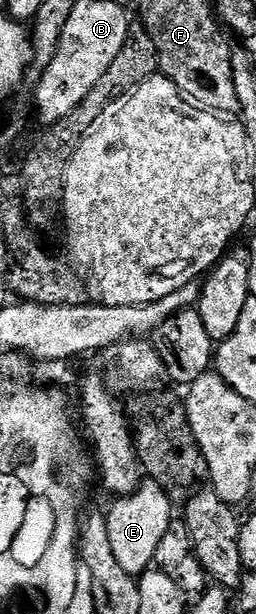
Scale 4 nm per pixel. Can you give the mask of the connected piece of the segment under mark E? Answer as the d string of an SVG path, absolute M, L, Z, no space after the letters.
M140 483L139 489L114 501L115 505L105 512L109 530L109 546L113 546L113 558L121 562L121 570L133 577L140 577L154 565L157 545L169 530L173 519L173 505L160 484Z

